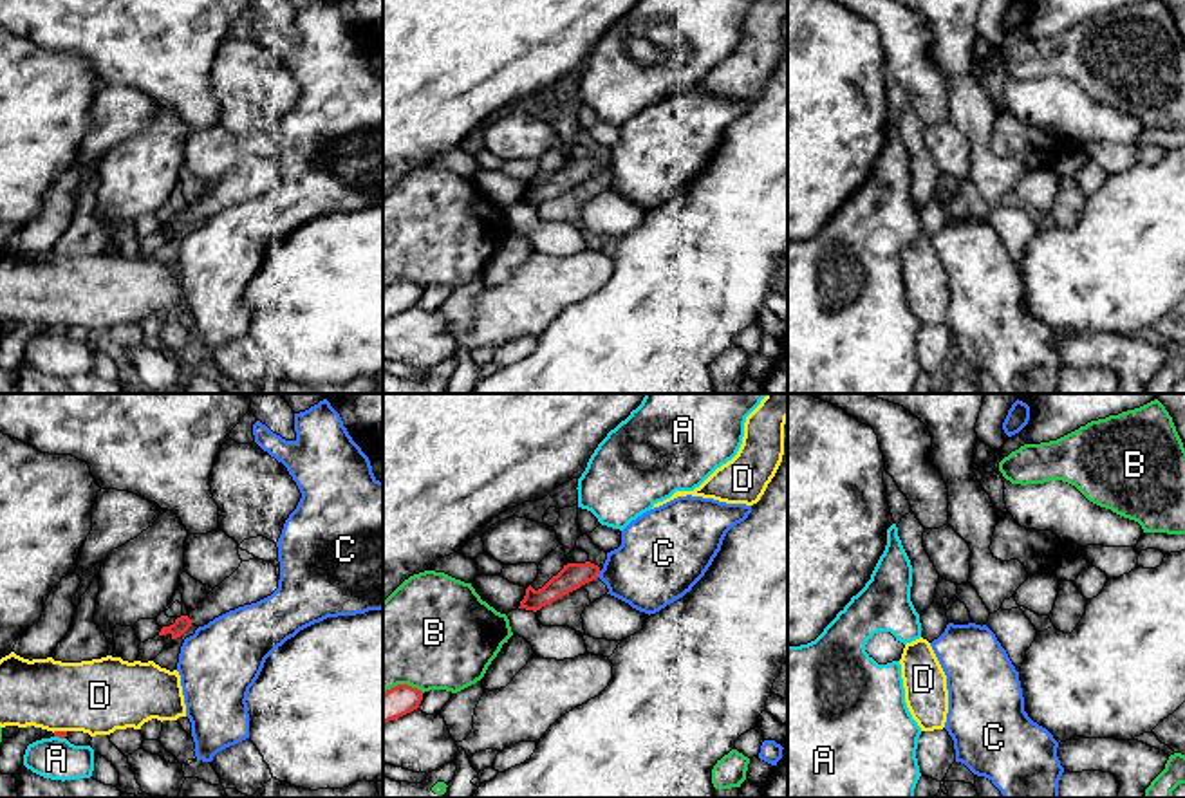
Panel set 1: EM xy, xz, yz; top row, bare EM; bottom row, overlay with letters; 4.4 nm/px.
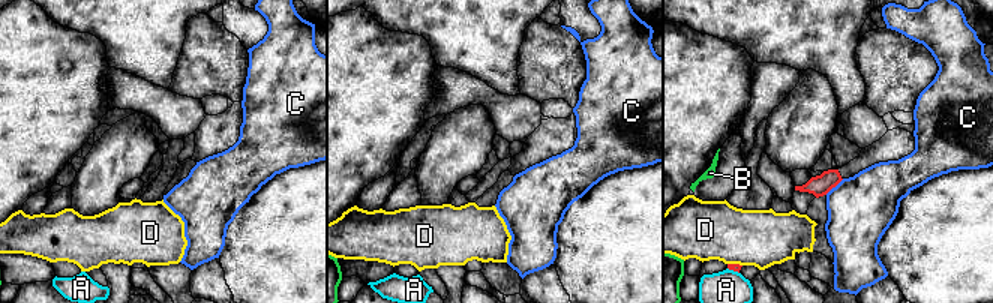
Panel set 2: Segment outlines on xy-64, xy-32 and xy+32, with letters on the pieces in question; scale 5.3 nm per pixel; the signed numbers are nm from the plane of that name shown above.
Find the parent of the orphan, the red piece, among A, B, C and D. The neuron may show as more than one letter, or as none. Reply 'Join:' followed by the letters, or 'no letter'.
Join: no letter

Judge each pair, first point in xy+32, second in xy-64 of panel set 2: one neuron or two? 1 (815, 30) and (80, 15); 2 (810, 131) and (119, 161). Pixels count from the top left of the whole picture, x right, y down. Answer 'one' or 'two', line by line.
1: one
2: one

